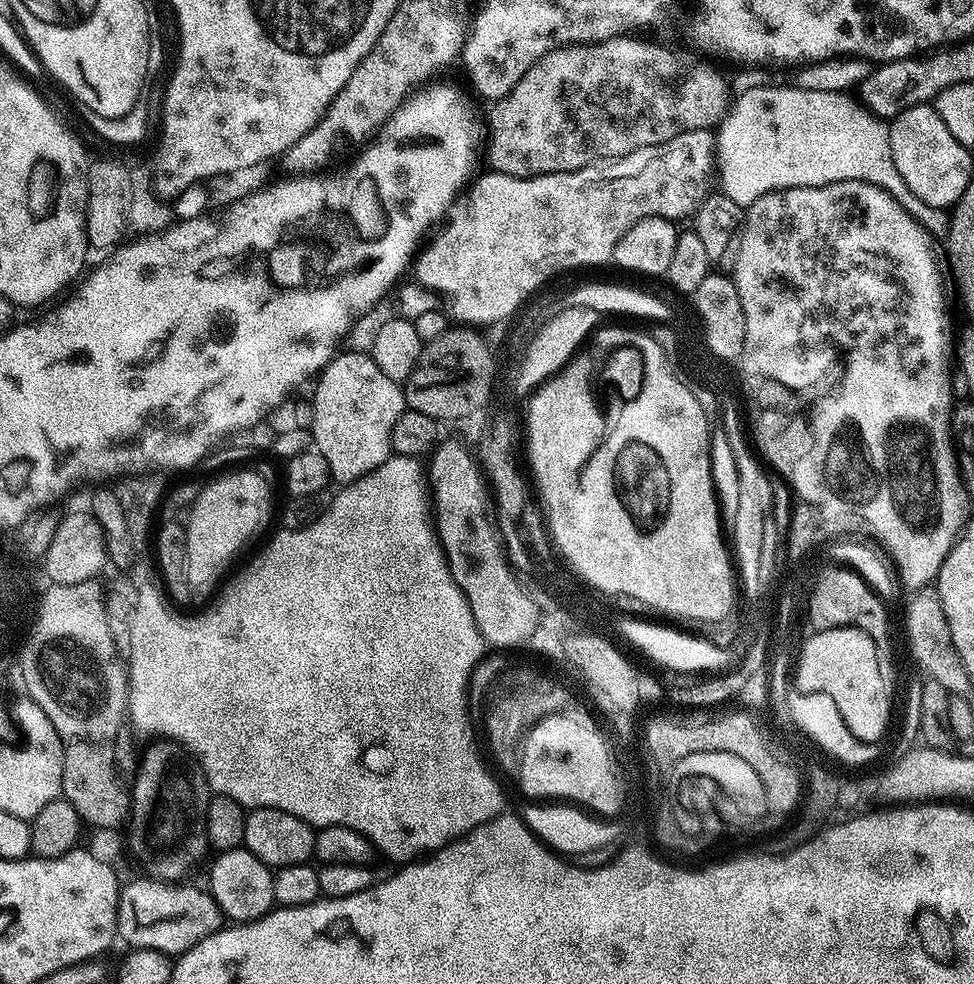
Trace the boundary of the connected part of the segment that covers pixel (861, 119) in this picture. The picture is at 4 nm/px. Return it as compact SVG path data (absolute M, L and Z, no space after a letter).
M760 84L757 88L746 89L737 100L735 97L731 101L729 112L720 121L715 133L718 182L724 186L723 195L741 206L747 206L762 198L762 194L783 188L826 186L830 182L847 180L870 182L889 192L929 237L937 236L940 242L947 241L949 213L943 208L922 202L922 198L918 198L914 190L902 182L902 174L898 174L898 166L894 166L894 154L890 154L888 124L881 117L872 115L859 103L851 104L846 97L838 96L837 91L819 92L799 86L791 87Z

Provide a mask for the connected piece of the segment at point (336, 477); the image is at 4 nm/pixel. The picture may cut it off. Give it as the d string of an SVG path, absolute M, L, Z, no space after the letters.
M337 351L315 377L315 384L316 389L310 395L311 443L326 458L326 466L330 466L332 480L337 485L353 484L393 455L390 430L394 430L394 422L406 410L404 389L378 370L367 351Z

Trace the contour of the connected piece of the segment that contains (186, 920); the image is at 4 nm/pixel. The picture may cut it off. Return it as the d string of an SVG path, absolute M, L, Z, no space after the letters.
M151 878L132 880L120 889L120 901L116 907L116 935L125 940L129 949L149 948L163 952L169 958L190 950L202 938L225 927L226 917L214 902L211 892L203 887L190 888L186 882L175 886Z

